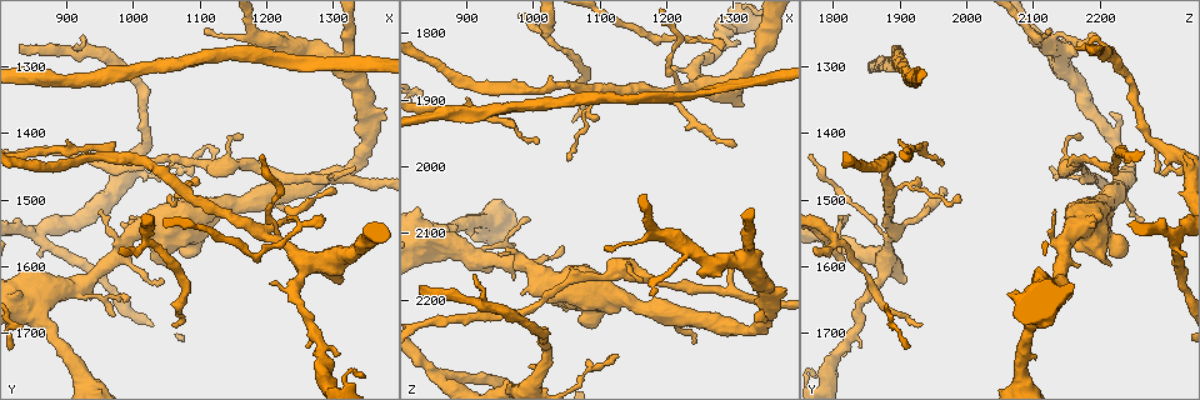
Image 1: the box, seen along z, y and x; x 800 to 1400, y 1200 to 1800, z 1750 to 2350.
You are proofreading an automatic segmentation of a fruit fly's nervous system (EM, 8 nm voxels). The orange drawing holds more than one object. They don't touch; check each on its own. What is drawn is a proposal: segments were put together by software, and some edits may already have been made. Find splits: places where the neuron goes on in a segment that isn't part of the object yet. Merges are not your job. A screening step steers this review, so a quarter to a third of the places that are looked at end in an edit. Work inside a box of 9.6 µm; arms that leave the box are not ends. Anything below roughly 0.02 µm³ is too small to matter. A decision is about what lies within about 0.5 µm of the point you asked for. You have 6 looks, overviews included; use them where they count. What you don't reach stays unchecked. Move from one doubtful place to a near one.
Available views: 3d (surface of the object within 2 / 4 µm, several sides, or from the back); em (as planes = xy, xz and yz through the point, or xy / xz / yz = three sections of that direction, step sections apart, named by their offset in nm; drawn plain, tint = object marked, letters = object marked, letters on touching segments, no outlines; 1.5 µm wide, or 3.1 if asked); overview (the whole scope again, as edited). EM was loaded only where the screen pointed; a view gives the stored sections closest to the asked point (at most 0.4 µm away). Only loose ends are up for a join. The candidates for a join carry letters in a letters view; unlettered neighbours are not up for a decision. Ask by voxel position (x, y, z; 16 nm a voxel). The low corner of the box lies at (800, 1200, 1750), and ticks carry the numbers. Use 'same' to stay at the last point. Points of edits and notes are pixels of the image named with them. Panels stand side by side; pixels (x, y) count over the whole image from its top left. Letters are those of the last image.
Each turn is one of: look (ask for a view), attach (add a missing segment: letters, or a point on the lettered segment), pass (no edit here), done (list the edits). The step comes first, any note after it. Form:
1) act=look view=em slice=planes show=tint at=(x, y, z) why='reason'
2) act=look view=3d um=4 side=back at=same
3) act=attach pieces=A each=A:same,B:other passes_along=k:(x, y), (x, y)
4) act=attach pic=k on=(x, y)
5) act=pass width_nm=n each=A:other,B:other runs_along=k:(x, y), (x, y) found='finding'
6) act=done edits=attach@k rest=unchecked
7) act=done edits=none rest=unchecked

act=look view=em slice=xy step=4 show=tint at=(1010, 1440, 1965) why='thin end'

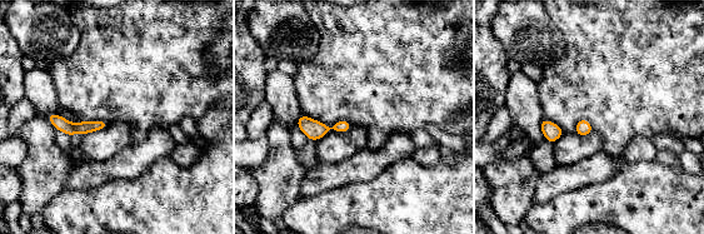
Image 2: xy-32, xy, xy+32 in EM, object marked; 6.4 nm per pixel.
act=look view=em slice=planes show=letters at=same why='cut it another way'

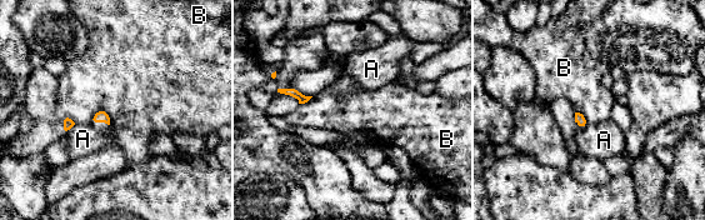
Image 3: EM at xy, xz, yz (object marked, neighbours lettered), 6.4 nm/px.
act=pass longest_contact=B:130nm each=A:other,B:other border=3:(91, 119), (104, 111), (110, 124) found='none of them fits'

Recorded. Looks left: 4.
act=look view=3d um=2 at=(1050, 1600, 2215)

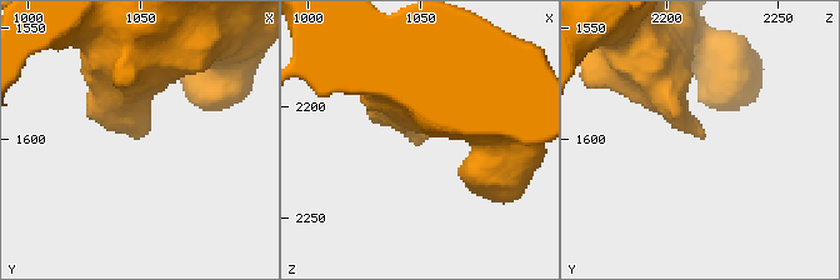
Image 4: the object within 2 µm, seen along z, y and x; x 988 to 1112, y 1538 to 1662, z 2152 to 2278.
act=look view=em slice=xy step=8 show=tint at=(1047, 1596, 2216)

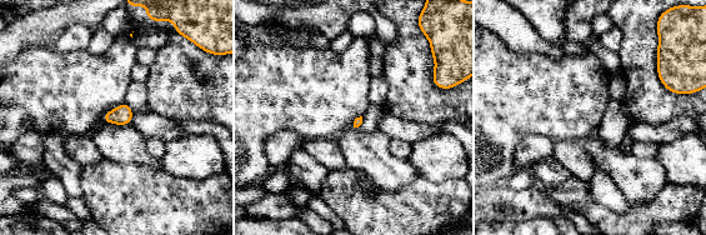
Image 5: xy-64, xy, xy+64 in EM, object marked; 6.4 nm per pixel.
act=look view=em slice=xy step=8 show=letters at=same why='see the neighbours'

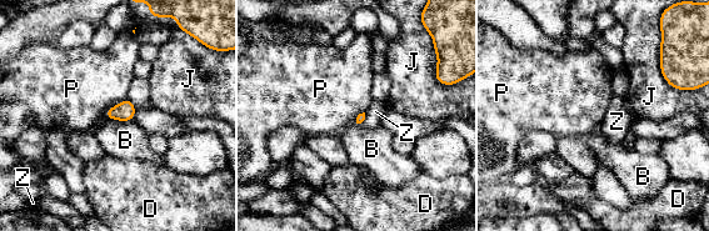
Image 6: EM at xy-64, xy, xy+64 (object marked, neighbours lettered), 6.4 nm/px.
act=pass each=B:other,D:other,J:other,P:other,Z:other found='no lettered segment goes on from it'

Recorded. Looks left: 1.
act=done edits=none rest=unchecked

